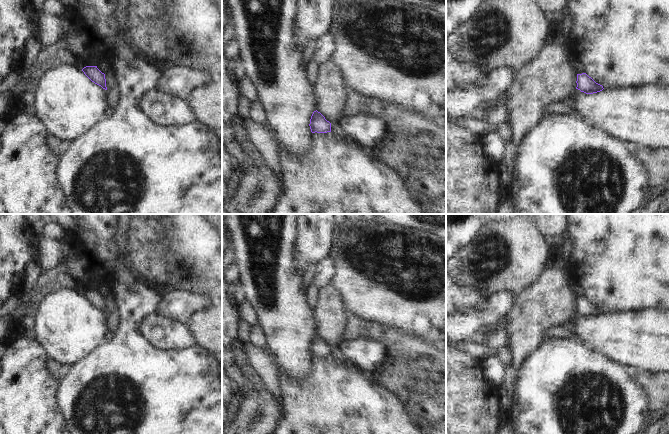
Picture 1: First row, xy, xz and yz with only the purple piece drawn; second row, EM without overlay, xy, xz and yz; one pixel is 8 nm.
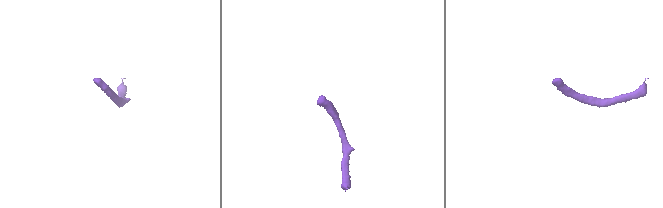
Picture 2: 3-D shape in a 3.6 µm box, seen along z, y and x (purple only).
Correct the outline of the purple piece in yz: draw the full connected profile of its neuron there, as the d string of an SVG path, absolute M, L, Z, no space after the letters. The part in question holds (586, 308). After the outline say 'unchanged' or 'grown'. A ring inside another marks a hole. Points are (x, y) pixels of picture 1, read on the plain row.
M586 297L577 298L577 311L576 313L586 318L593 318L602 315L604 312L602 309L596 307Z; unchanged

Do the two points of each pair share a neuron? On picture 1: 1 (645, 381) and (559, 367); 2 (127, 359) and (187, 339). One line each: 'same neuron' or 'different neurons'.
1: different neurons
2: different neurons

